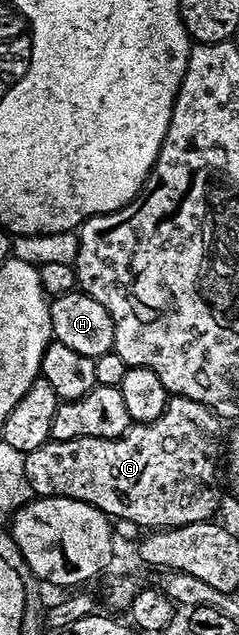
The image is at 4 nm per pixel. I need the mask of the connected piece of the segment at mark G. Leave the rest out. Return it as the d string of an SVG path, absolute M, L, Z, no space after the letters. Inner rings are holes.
M177 395L168 398L165 413L161 413L161 417L157 417L157 421L136 423L125 434L116 439L102 439L101 437L81 437L69 441L51 439L45 445L41 445L41 449L26 452L24 457L25 475L36 496L50 497L56 495L66 499L80 499L97 509L101 509L112 520L125 518L135 521L142 529L166 529L168 527L184 527L190 523L206 523L216 518L215 510L219 507L219 479L221 483L221 435L219 439L219 426L221 426L221 420L214 411L210 411L208 407L193 401L189 397Z

